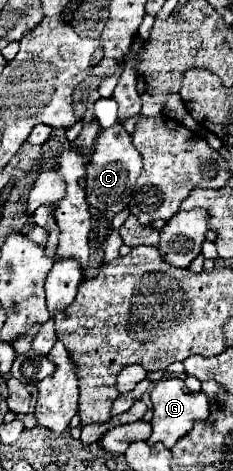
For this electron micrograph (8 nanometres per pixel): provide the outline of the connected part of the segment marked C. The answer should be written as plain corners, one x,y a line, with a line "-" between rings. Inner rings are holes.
114,123
108,129
102,129
94,143
94,153
88,163
88,179
86,179
86,201
88,205
100,211
120,213
128,207
130,193
134,191
134,183
142,173
142,157
132,143
132,137
120,123

